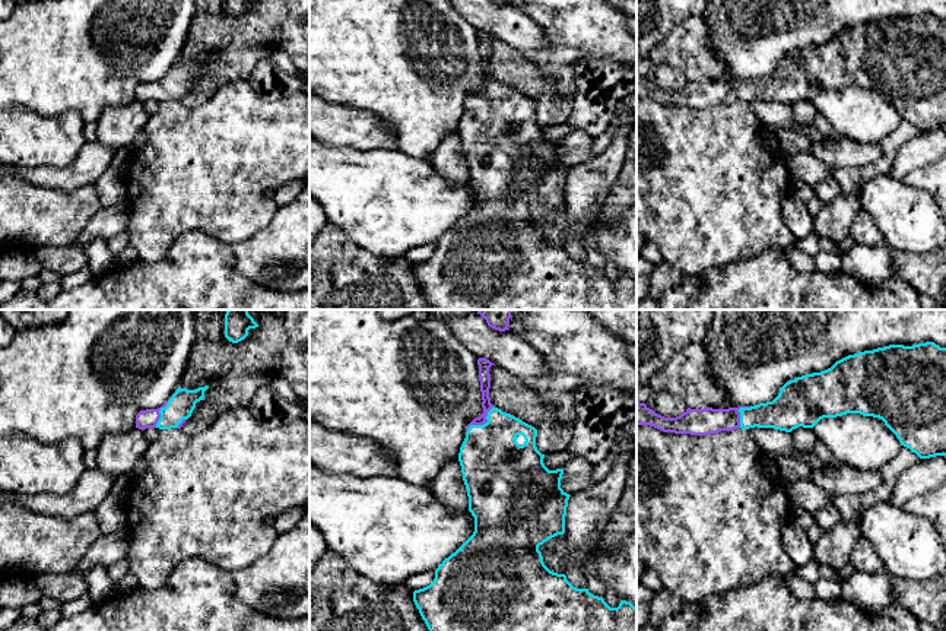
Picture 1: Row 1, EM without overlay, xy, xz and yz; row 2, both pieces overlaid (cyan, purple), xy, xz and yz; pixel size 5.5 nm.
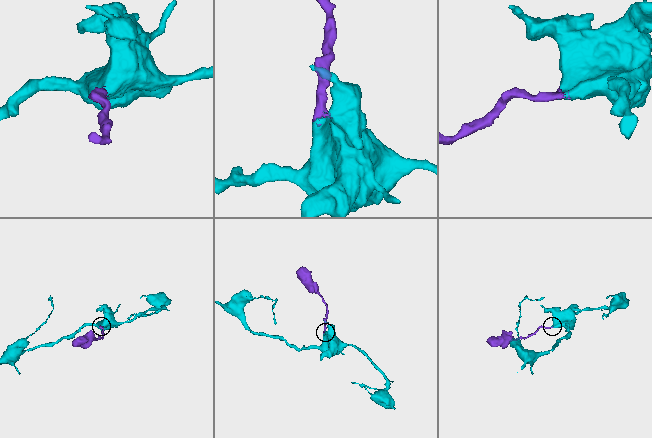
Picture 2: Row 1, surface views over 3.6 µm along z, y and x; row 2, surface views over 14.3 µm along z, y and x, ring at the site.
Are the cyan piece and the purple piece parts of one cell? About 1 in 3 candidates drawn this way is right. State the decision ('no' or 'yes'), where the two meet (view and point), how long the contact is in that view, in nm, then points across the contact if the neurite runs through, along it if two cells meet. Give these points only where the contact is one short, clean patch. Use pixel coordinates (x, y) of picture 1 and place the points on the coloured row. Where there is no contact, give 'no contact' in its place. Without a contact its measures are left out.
yes; contact xz (483, 424); length 200 nm; way xz (495, 468), (483, 424), (485, 379)

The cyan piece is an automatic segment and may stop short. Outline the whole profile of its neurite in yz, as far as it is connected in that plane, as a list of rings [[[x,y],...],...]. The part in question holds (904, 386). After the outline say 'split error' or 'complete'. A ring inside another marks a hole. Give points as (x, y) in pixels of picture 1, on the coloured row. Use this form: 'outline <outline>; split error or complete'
outline [[[934,342],[912,346],[889,345],[848,355],[831,368],[787,381],[772,402],[728,409],[691,409],[676,418],[664,418],[645,403],[637,403],[637,425],[663,432],[711,435],[736,428],[774,428],[785,432],[813,428],[823,418],[847,413],[879,418],[896,435],[901,445],[920,459],[946,456],[946,348]]]; split error

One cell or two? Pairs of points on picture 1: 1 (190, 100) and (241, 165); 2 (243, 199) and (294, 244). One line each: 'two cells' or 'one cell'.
1: two cells
2: two cells

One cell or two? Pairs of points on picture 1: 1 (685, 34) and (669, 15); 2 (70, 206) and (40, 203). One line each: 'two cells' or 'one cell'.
1: two cells
2: one cell

